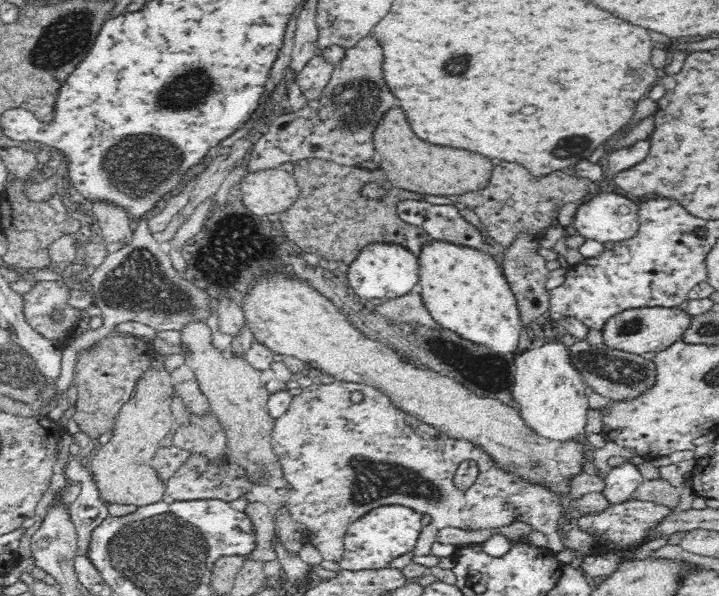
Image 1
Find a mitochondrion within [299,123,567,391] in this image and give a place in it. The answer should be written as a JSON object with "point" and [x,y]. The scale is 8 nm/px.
{"point":[429,343]}

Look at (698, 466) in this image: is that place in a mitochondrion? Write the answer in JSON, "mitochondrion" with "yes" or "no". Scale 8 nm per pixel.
{"mitochondrion":"no"}

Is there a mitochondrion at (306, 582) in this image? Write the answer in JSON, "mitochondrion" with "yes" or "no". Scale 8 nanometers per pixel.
{"mitochondrion":"no"}

